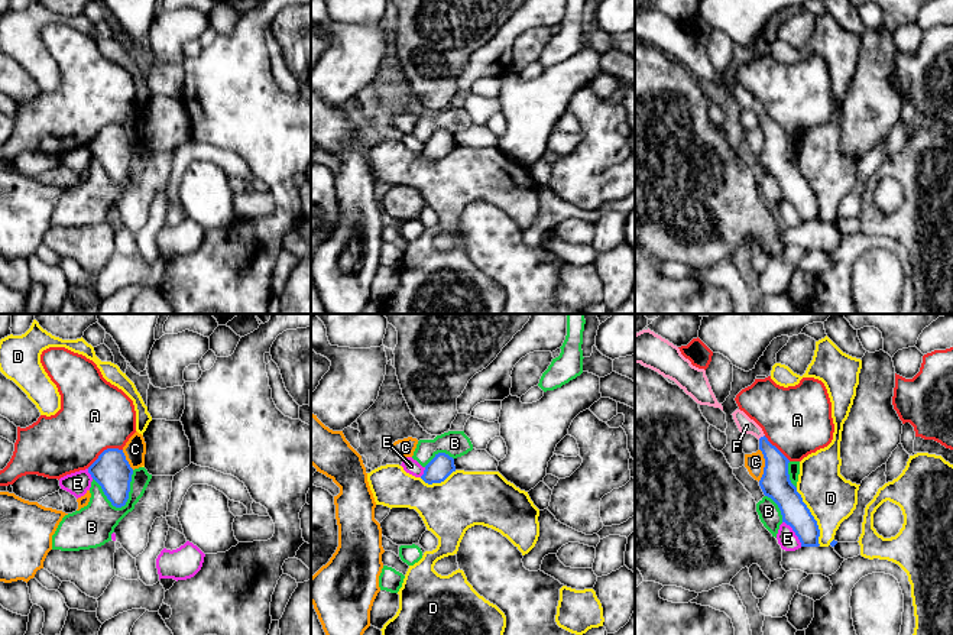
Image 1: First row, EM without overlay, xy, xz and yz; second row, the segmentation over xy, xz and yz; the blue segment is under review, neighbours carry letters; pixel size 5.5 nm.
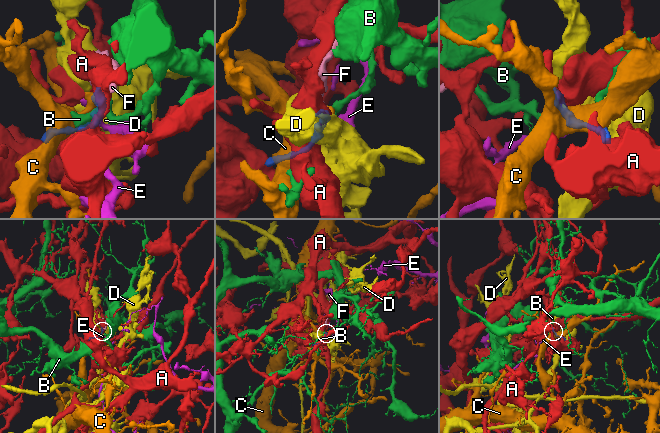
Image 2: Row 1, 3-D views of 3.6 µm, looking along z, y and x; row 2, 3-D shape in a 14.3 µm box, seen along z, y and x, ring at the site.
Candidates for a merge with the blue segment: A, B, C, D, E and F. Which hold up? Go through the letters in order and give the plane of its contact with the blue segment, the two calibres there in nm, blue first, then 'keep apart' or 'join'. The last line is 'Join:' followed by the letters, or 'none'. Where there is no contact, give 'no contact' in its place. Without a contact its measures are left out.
A: contact in xy; calibres 200 and 400 nm; keep apart
B: contact in xy; calibres 200 and 240 nm; keep apart
C: contact in yz; calibres 170 and 110 nm; keep apart
D: contact in yz; calibres 150 and 280 nm; keep apart
E: contact in yz; calibres 150 and 110 nm; keep apart
F: contact in yz; calibres 160 and 90 nm; join
Join: F

